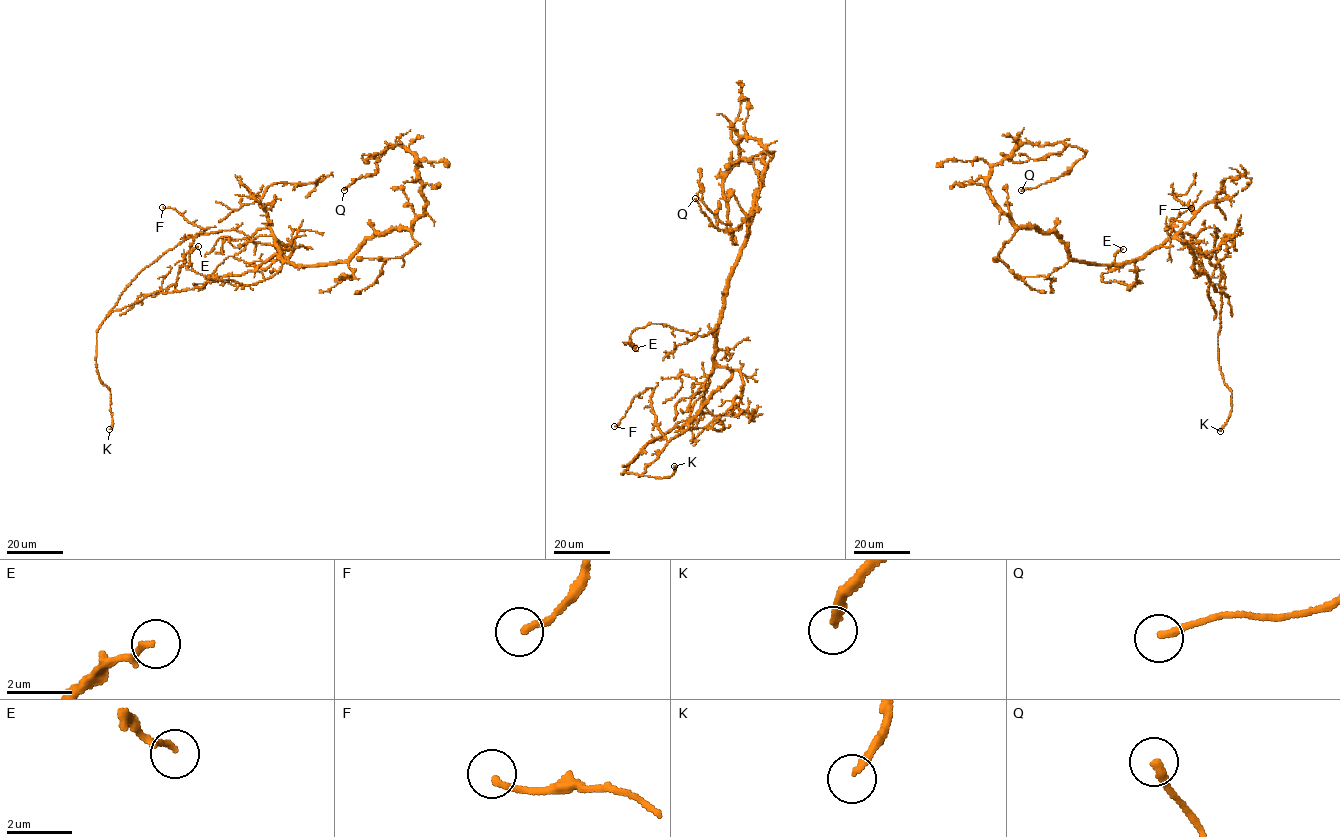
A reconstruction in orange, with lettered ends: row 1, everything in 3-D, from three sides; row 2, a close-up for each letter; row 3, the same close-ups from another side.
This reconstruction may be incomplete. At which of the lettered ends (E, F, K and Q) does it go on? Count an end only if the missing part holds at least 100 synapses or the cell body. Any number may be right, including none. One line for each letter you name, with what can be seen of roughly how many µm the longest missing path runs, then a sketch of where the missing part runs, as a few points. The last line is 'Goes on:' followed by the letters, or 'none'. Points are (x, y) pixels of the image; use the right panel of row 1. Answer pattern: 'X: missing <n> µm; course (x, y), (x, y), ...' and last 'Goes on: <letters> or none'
K: missing 20 µm; course (1220, 431), (1218, 436), (1226, 453), (1240, 459)
Goes on: K

